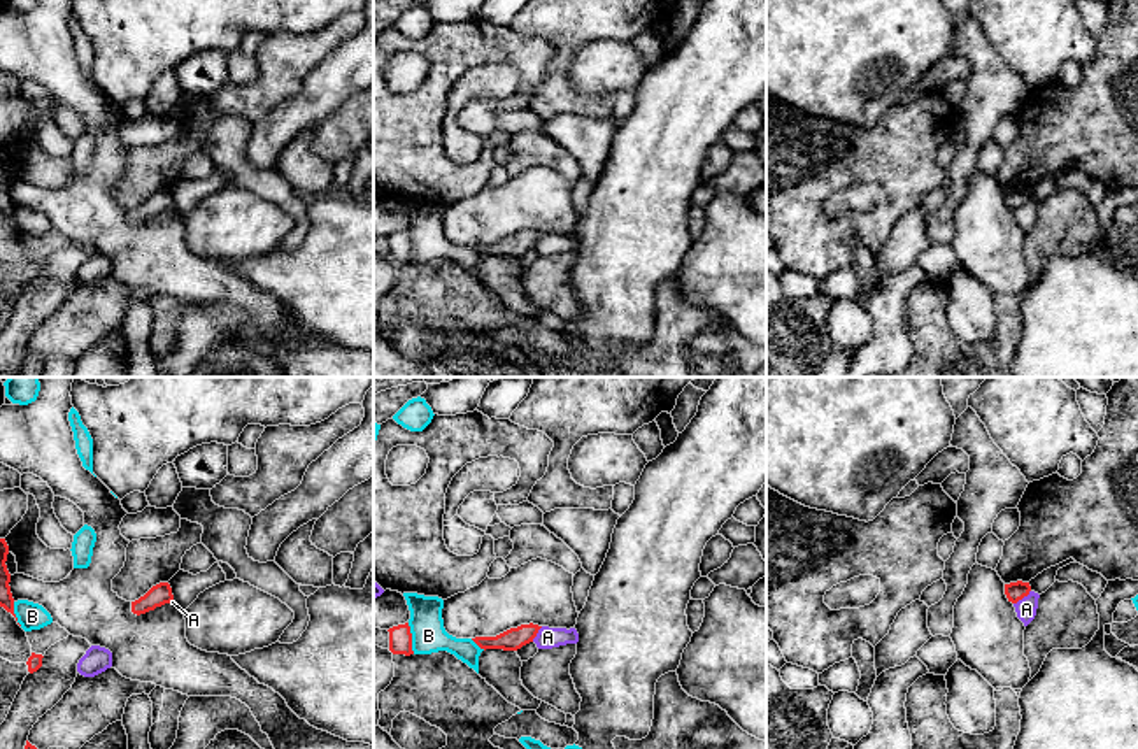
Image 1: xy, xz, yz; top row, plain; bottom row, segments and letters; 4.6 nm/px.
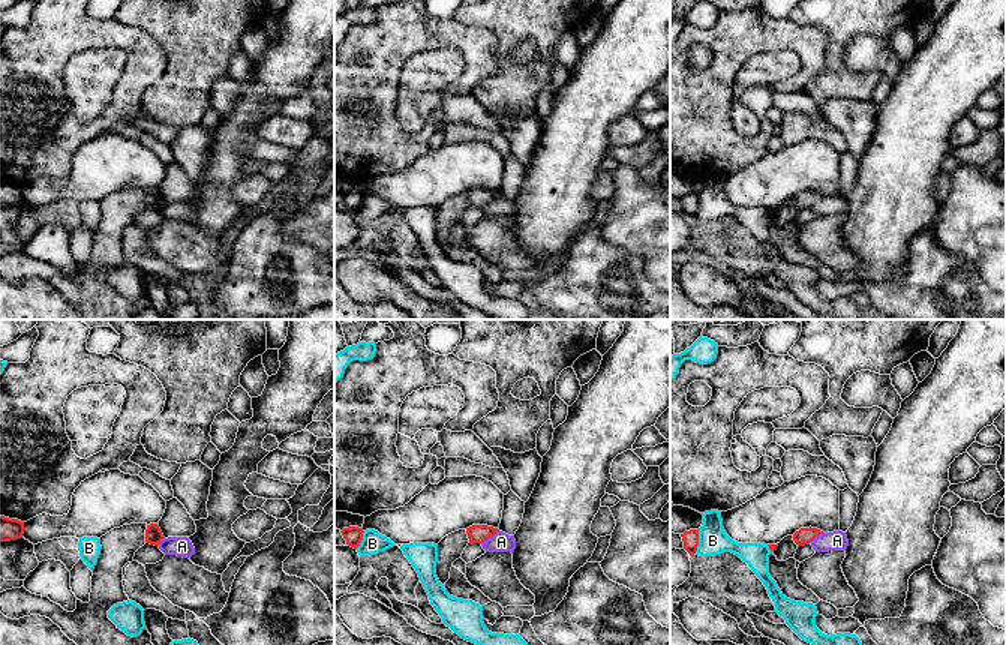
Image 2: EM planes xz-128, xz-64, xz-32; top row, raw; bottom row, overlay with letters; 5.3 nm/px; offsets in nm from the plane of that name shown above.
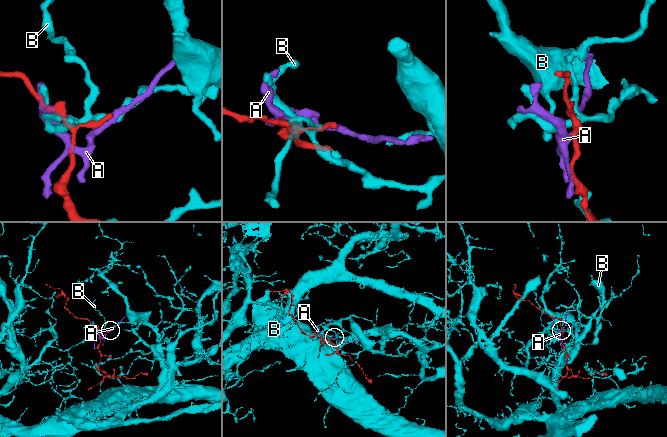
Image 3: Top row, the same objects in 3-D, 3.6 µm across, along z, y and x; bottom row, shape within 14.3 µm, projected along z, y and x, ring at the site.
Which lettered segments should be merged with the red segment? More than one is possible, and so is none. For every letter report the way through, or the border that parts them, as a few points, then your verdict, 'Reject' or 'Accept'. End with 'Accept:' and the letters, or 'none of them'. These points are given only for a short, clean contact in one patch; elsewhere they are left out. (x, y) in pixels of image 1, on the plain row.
A: Boundary: yz (1030, 197), (1014, 211). Reject
B: Reject
Accept: none of them

